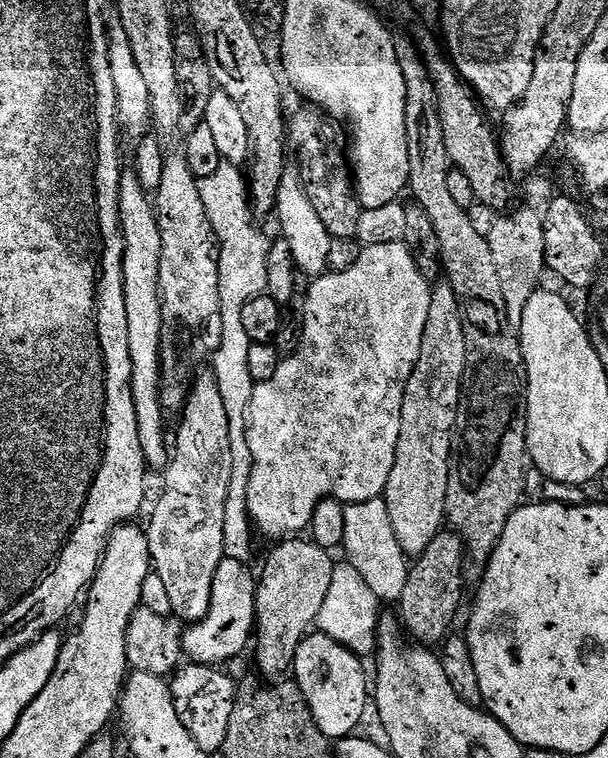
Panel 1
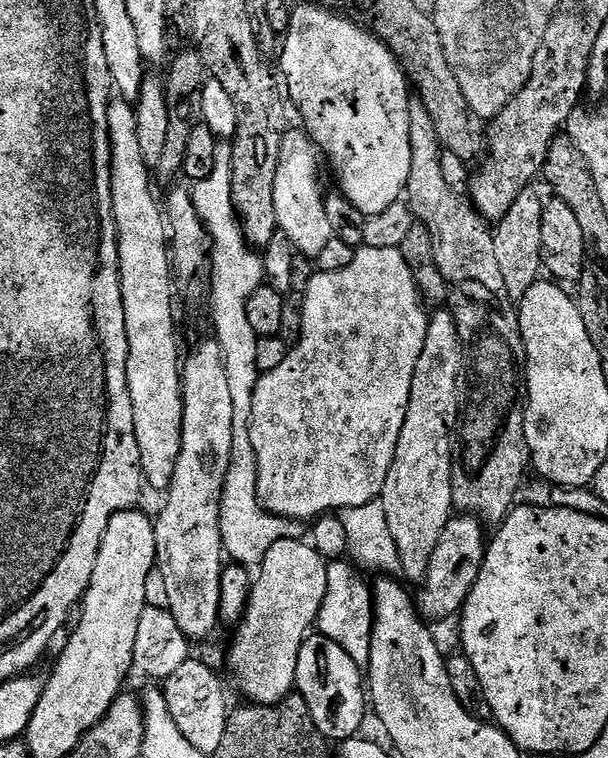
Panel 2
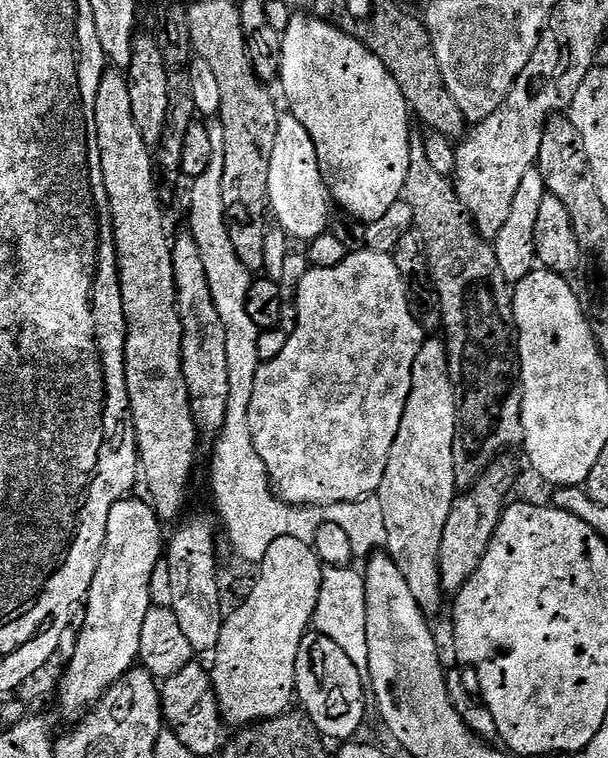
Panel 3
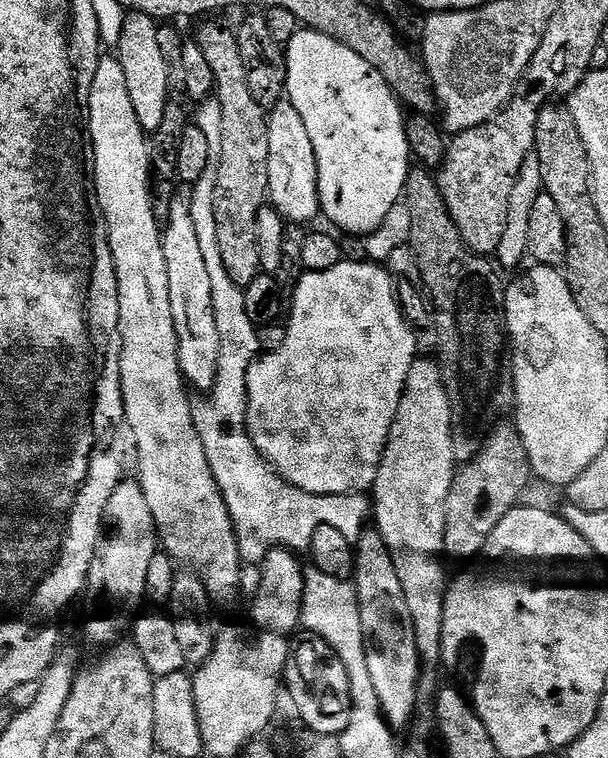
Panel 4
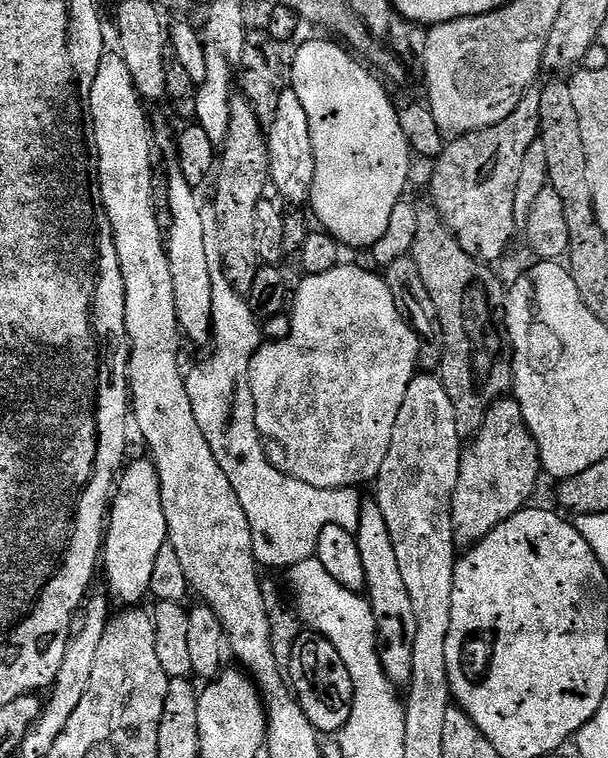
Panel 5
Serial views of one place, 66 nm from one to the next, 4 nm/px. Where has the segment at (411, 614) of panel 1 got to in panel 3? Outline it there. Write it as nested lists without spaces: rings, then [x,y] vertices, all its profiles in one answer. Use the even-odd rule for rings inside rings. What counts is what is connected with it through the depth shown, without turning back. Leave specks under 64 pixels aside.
[[[501,455],[483,474],[475,477],[469,492],[461,491],[452,502],[450,518],[446,518],[446,528],[442,530],[440,542],[440,587],[445,593],[455,594],[478,570],[504,509],[509,503],[508,495],[516,484],[516,464],[508,457]]]

